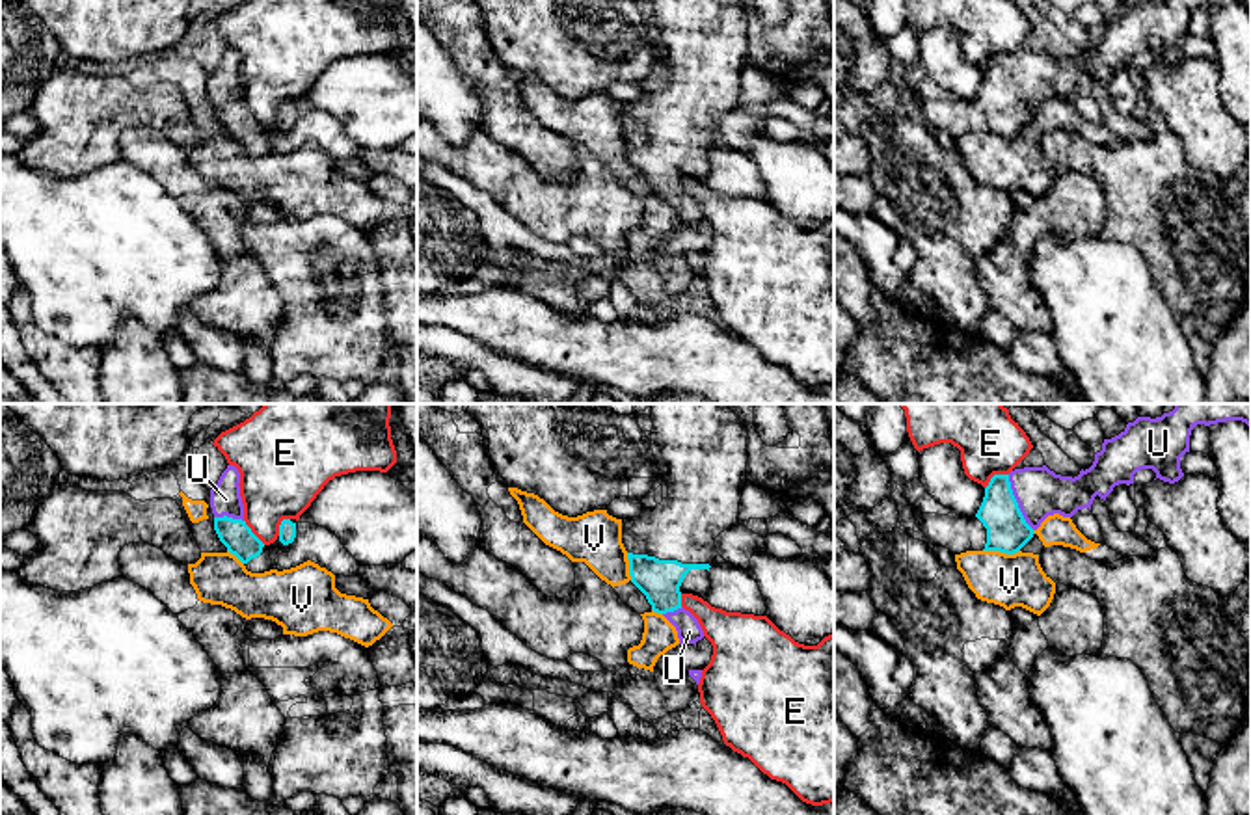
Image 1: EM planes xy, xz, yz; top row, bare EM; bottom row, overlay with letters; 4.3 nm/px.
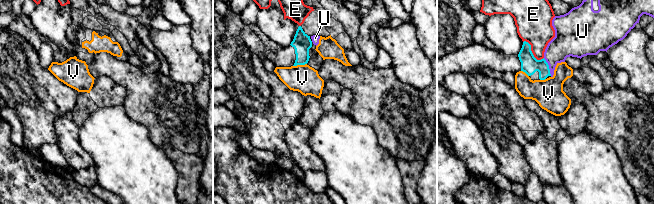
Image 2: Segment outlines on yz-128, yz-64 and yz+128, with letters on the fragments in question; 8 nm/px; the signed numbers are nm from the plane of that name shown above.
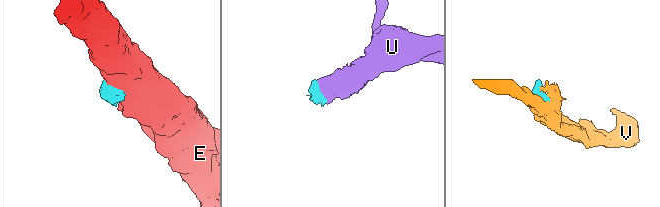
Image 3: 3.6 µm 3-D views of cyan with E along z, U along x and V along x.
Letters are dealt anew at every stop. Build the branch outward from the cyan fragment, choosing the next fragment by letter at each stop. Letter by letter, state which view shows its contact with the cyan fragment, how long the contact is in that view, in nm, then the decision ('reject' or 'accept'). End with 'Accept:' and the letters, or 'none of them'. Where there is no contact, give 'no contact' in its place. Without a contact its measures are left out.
E: yz | 120 nm | reject
U: yz | 260 nm | accept
V: yz | 160 nm | reject
Accept: U

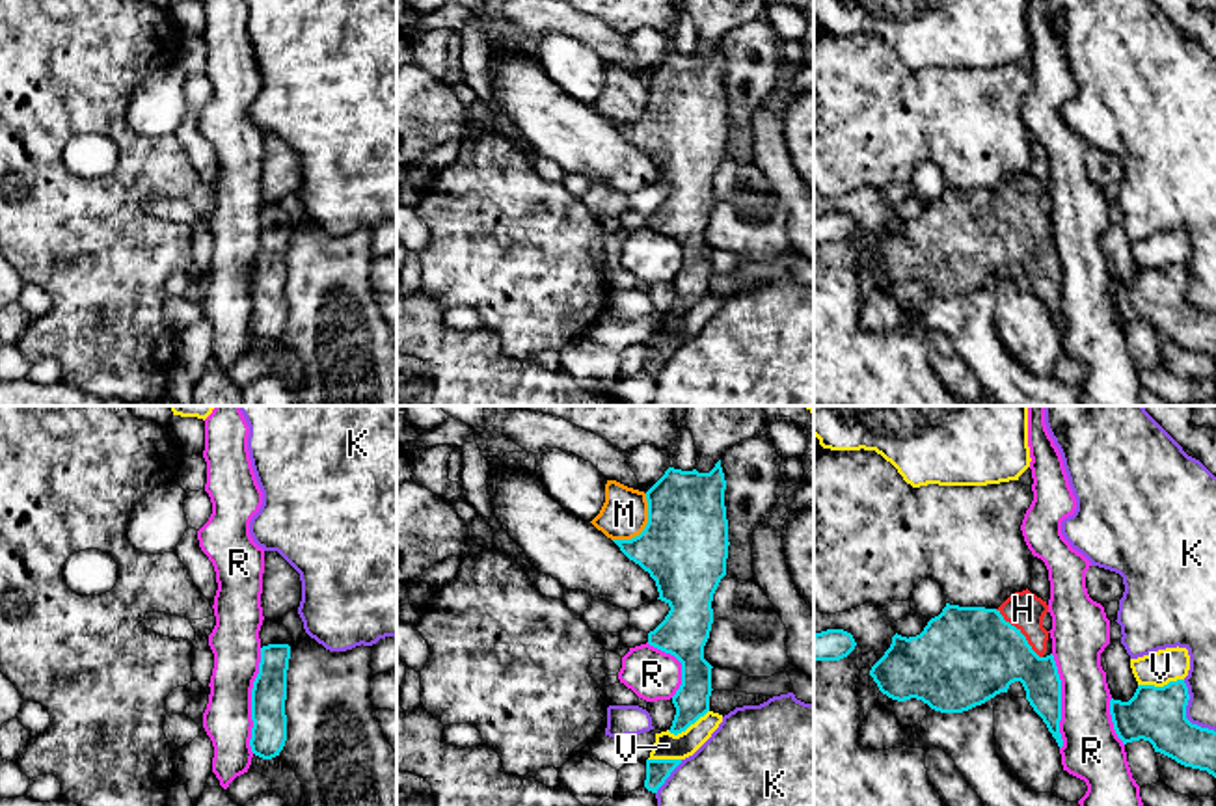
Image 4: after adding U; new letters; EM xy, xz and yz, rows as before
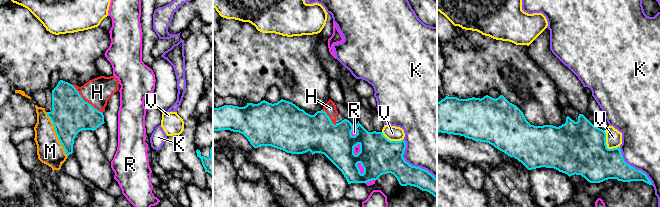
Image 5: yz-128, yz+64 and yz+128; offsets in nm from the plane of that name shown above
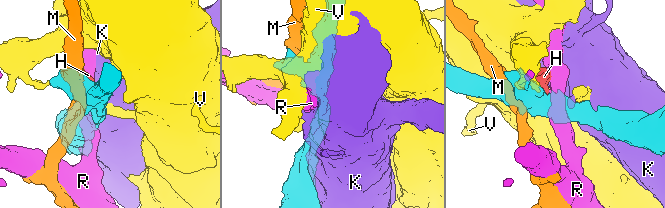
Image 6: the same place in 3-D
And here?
H: yz | 300 nm | accept
K: yz | 280 nm | reject
M: xz | 260 nm | reject
R: xy | 460 nm | reject
V: yz | 200 nm | reject
Accept: H

